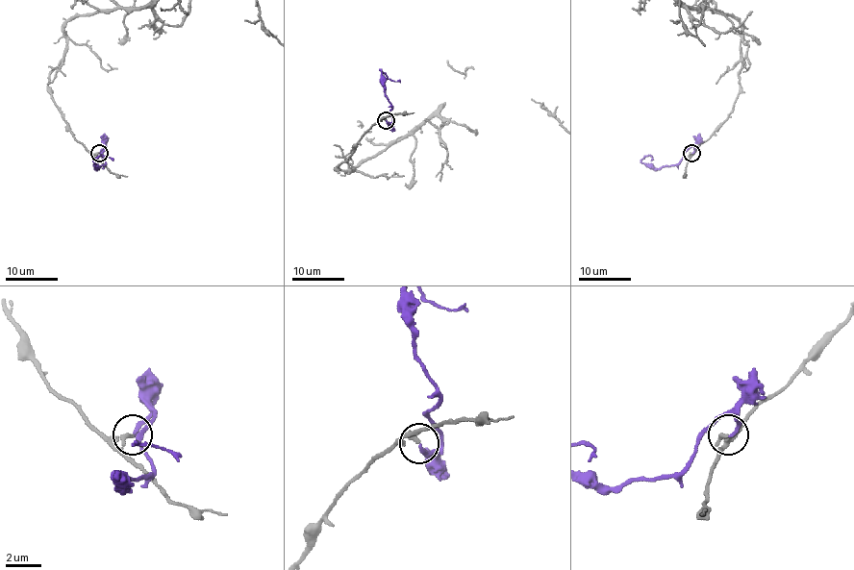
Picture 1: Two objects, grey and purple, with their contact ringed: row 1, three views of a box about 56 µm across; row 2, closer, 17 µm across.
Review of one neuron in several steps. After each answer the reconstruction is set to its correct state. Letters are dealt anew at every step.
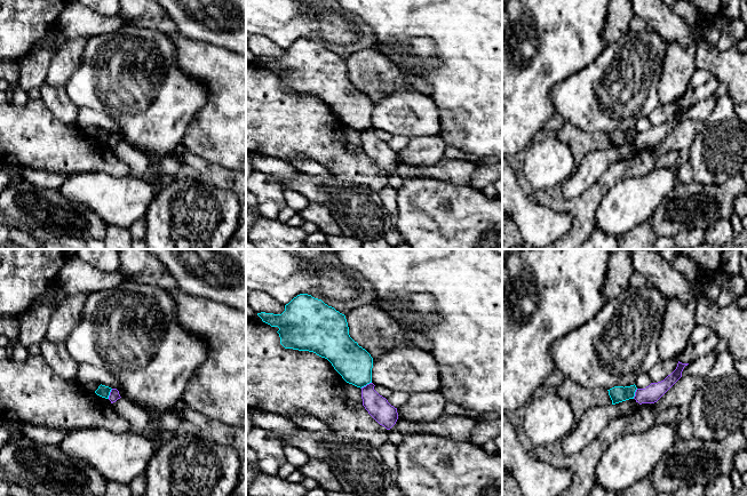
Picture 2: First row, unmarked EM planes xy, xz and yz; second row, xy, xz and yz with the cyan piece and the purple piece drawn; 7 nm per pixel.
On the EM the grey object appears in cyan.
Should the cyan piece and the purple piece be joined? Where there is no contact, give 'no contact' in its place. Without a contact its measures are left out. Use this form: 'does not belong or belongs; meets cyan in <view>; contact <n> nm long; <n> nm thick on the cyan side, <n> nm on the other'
does not belong; meets cyan in xz; contact 90 nm long; 240 nm thick on the cyan side, 160 nm on the other

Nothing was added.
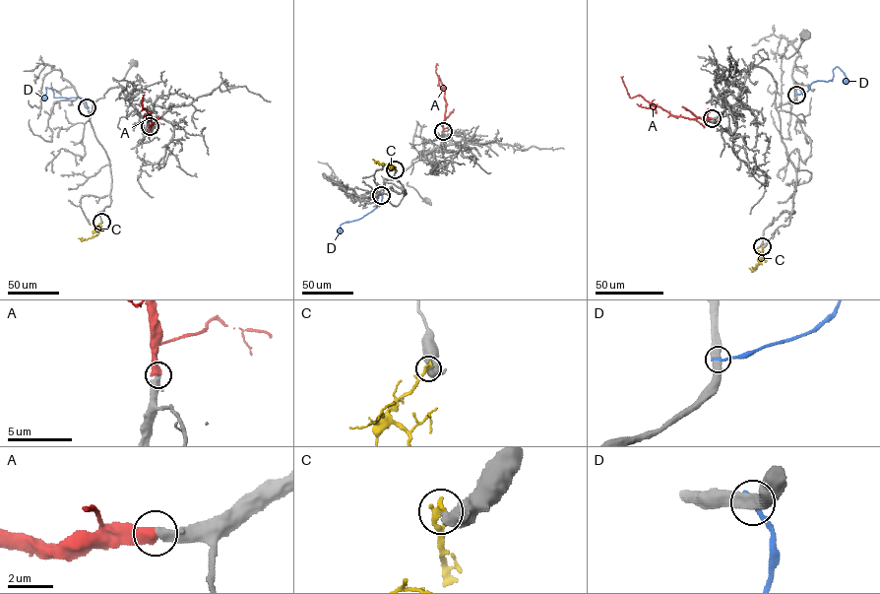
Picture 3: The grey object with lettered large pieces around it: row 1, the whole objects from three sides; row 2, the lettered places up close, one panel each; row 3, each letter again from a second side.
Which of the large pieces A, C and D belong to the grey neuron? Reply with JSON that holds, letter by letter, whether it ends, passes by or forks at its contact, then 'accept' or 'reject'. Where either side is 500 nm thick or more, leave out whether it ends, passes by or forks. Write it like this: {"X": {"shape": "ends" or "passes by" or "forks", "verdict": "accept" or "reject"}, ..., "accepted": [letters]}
{"A": {"verdict": "accept"}, "C": {"shape": "ends", "verdict": "reject"}, "D": {"shape": "ends", "verdict": "reject"}, "accepted": ["A"]}

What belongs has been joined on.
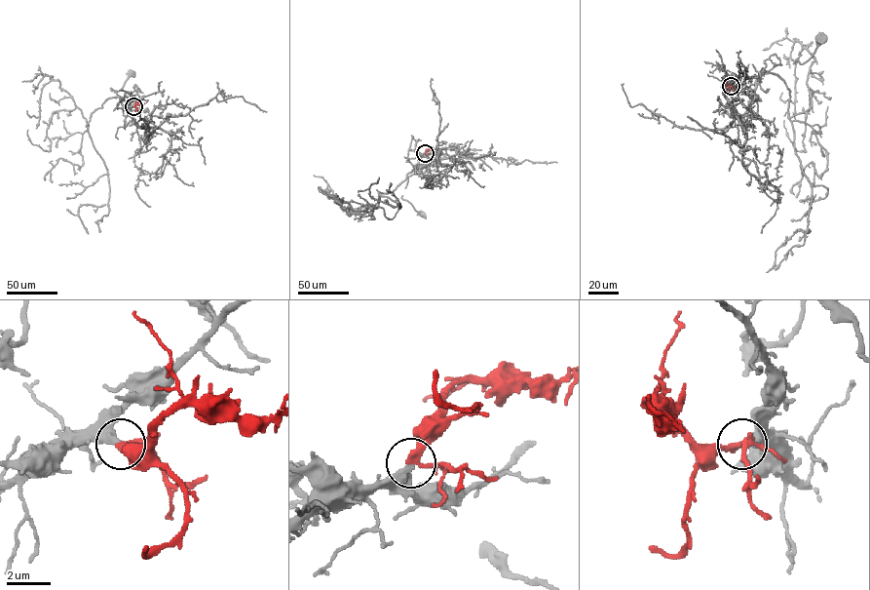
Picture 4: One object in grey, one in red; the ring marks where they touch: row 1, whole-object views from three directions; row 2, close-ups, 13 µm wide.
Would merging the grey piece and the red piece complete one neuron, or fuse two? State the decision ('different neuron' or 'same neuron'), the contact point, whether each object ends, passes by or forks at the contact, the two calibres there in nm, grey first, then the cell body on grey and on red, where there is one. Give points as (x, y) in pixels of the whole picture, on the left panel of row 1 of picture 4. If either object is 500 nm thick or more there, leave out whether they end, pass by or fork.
same neuron | (133, 106) | grey ends | red passes by | 360/280 nm | grey (131, 73) | red none

